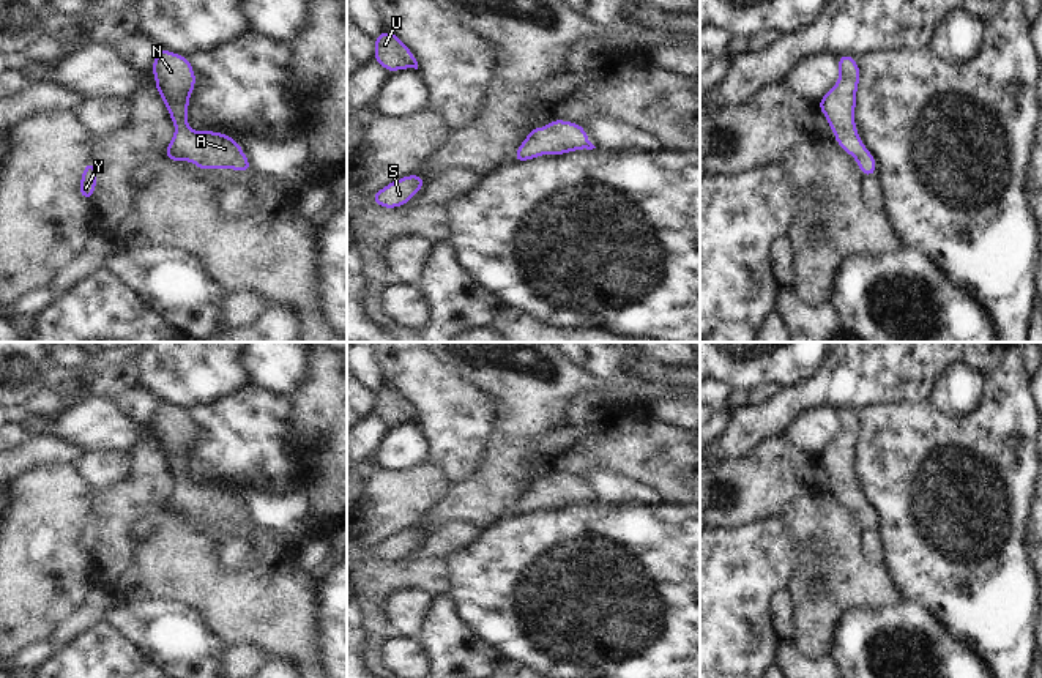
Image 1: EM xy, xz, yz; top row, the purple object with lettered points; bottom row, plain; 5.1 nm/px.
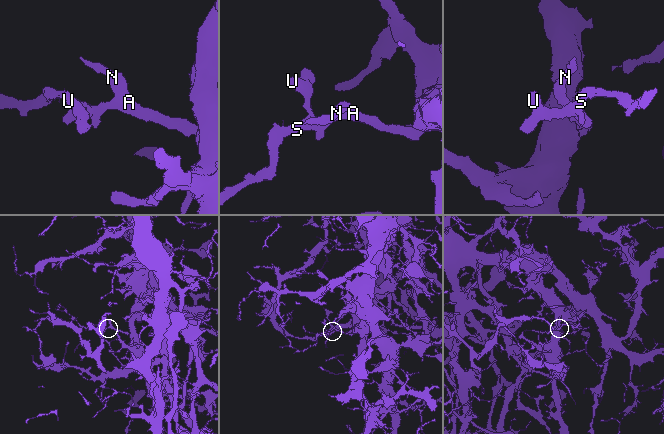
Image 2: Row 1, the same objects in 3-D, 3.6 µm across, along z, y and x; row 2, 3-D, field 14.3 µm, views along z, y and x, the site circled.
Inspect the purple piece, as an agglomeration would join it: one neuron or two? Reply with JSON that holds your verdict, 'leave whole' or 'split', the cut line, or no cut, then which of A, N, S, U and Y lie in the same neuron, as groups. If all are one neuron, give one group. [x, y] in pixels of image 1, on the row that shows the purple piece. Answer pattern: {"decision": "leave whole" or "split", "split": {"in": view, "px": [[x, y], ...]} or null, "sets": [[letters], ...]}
{"decision": "leave whole", "split": null, "sets": [["A", "N", "S", "U", "Y"]]}

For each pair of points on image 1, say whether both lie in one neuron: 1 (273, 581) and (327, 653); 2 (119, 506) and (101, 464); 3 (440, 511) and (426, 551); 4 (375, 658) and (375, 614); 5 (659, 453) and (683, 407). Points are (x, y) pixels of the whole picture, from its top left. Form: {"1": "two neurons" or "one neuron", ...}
{"1": "two neurons", "2": "two neurons", "3": "two neurons", "4": "one neuron", "5": "two neurons"}

